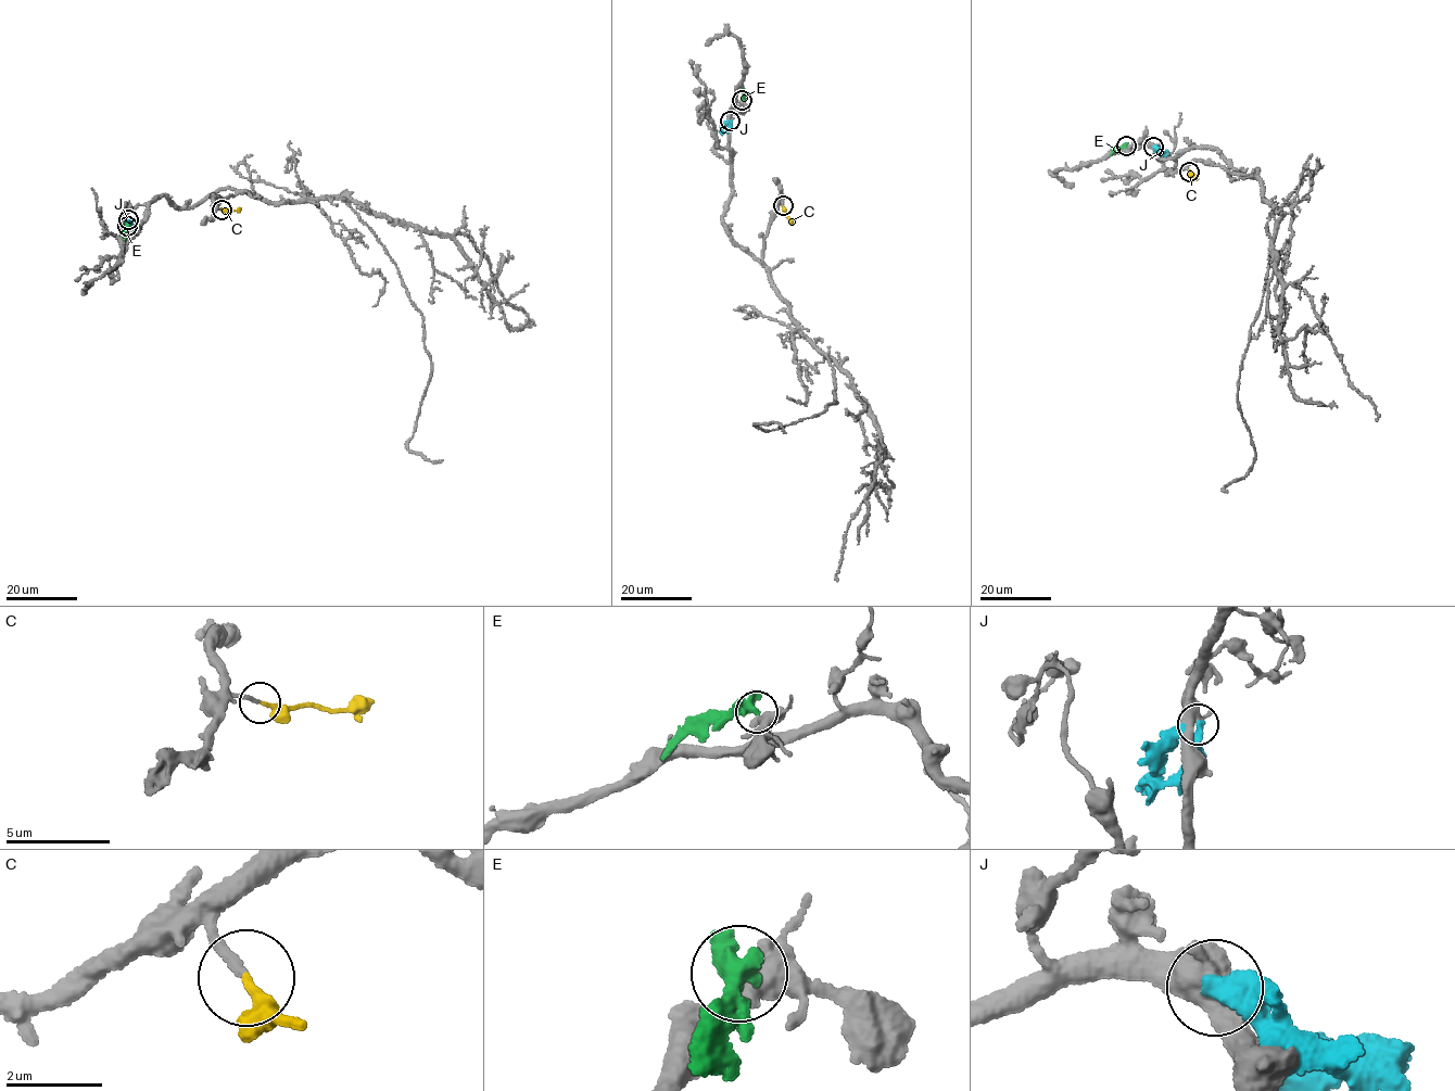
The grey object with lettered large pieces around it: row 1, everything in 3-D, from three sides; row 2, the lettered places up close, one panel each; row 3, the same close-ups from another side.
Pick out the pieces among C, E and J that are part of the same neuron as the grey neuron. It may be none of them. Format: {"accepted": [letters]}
{"accepted": ["C"]}

